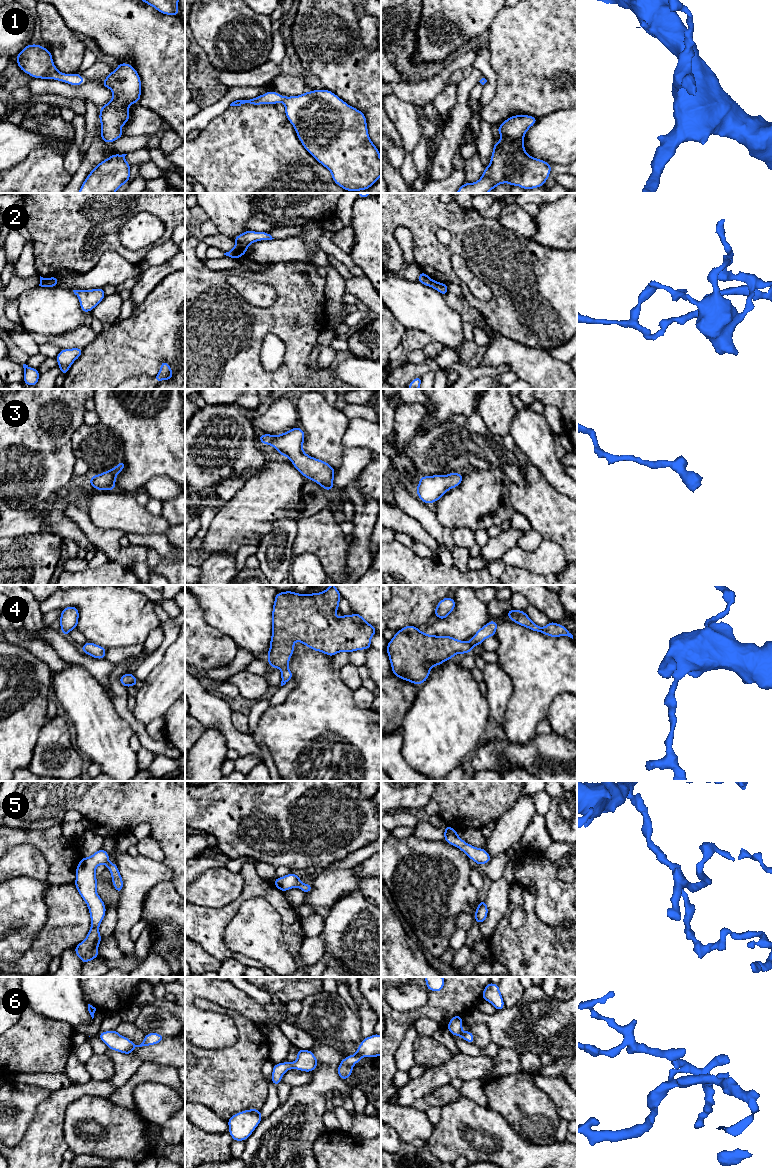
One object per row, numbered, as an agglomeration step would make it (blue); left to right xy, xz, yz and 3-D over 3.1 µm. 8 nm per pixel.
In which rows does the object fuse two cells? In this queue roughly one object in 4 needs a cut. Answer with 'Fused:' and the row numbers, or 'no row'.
Fused: 2

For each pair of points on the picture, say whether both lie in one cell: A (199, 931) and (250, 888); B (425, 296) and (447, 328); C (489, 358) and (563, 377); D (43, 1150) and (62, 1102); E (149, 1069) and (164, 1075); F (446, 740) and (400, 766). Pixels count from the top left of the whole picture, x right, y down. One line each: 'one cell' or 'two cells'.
A: one cell
B: one cell
C: one cell
D: one cell
E: one cell
F: two cells

